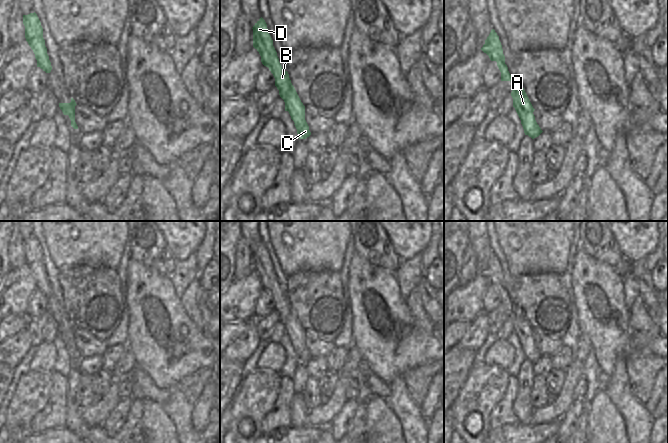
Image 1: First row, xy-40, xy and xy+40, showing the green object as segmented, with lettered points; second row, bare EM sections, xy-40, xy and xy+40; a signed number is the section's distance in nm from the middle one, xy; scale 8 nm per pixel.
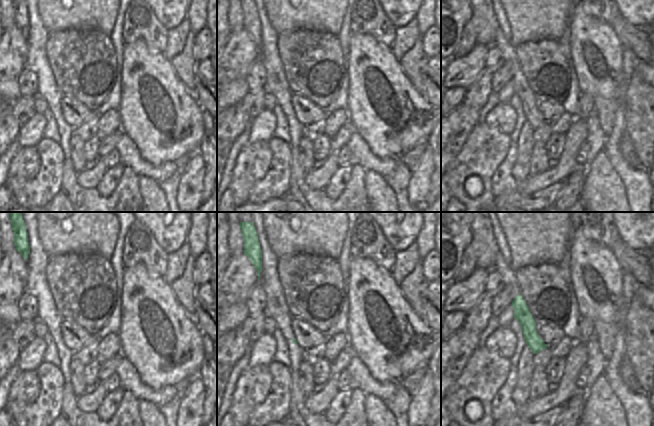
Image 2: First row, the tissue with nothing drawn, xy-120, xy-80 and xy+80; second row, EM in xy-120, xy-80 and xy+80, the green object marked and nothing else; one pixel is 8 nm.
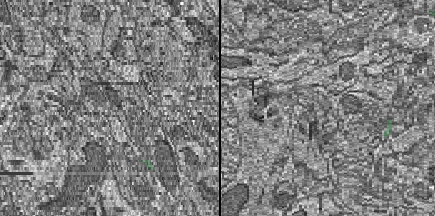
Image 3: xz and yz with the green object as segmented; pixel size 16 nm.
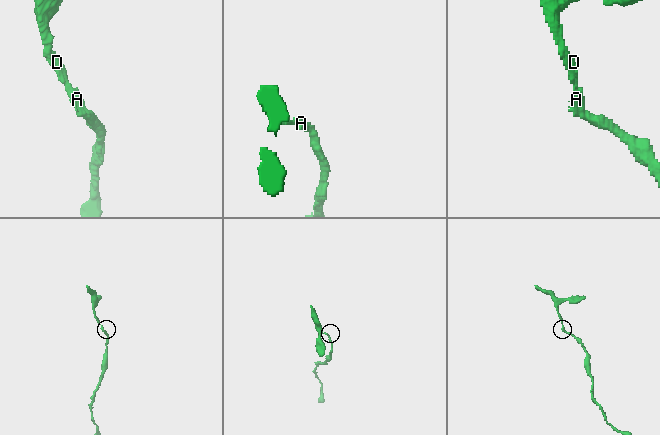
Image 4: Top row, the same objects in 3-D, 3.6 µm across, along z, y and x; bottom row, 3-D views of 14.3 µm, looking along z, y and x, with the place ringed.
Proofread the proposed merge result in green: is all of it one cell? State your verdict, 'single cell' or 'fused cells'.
single cell

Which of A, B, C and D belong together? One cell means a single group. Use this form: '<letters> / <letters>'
A B C D

